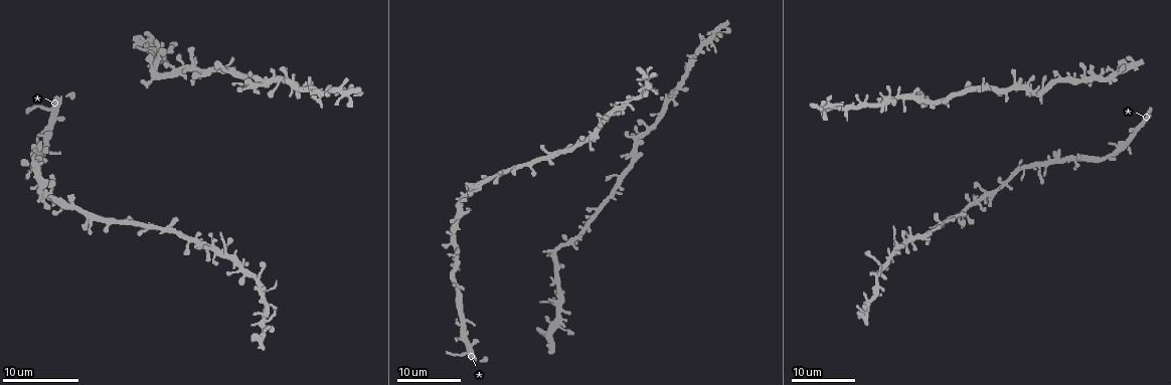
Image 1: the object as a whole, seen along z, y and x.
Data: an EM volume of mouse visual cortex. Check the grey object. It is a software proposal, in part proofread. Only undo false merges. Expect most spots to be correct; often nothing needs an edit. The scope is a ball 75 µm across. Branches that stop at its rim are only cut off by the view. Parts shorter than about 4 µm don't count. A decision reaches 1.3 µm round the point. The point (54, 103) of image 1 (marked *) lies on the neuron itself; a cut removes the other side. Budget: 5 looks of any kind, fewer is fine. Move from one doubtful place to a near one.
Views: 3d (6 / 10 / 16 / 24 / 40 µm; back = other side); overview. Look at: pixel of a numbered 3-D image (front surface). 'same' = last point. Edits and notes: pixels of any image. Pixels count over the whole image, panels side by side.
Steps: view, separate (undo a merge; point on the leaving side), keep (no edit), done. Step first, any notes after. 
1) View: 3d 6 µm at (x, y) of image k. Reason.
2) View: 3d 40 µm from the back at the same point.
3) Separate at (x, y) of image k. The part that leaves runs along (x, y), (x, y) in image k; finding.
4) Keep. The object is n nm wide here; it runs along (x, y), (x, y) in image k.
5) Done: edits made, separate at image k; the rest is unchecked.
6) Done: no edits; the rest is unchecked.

View: 3d 16 µm at (155, 52) of image 1. Four or more arms meet.

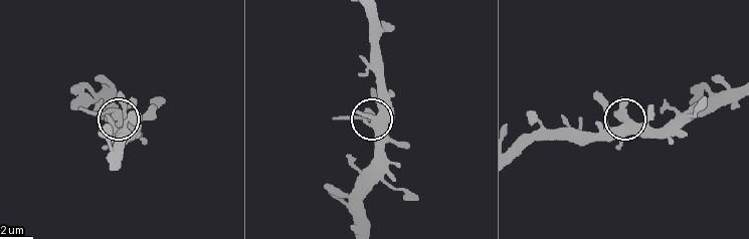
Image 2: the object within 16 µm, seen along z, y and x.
View: 3d 6 µm at (118, 121) of image 2.

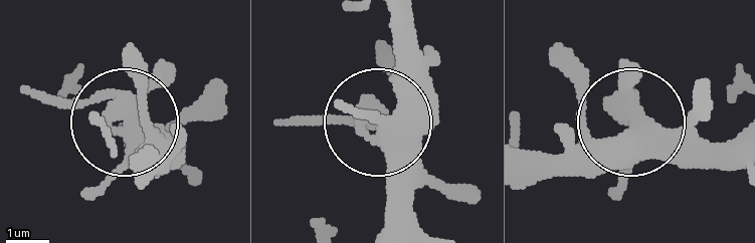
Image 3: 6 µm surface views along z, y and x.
Keep. Continuous, no second neuron.

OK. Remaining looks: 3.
View: 3d 24 µm at (169, 71) of image 1. Two arms in line, one across.

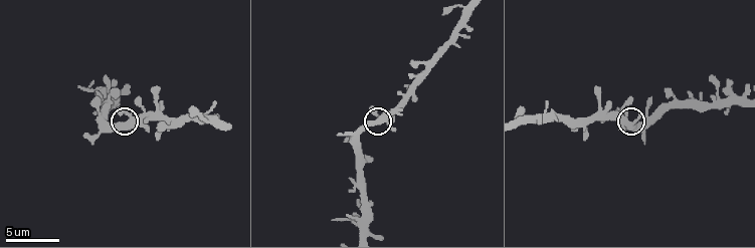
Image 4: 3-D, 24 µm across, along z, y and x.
View: 3d 10 µm at (124, 125) of image 4.

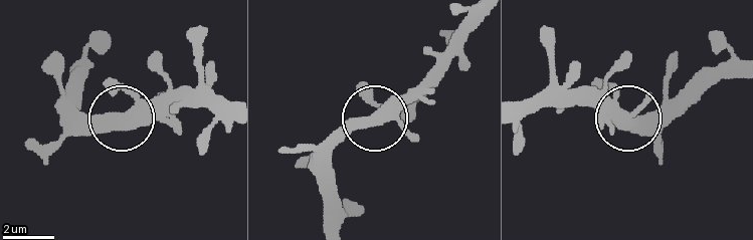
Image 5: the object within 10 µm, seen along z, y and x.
Keep. It runs along (733, 75), (701, 77), (662, 109), (627, 121), (573, 101) in image 5; continuous, no second neuron.

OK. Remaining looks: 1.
Done: no edits; the rest is unchecked.

